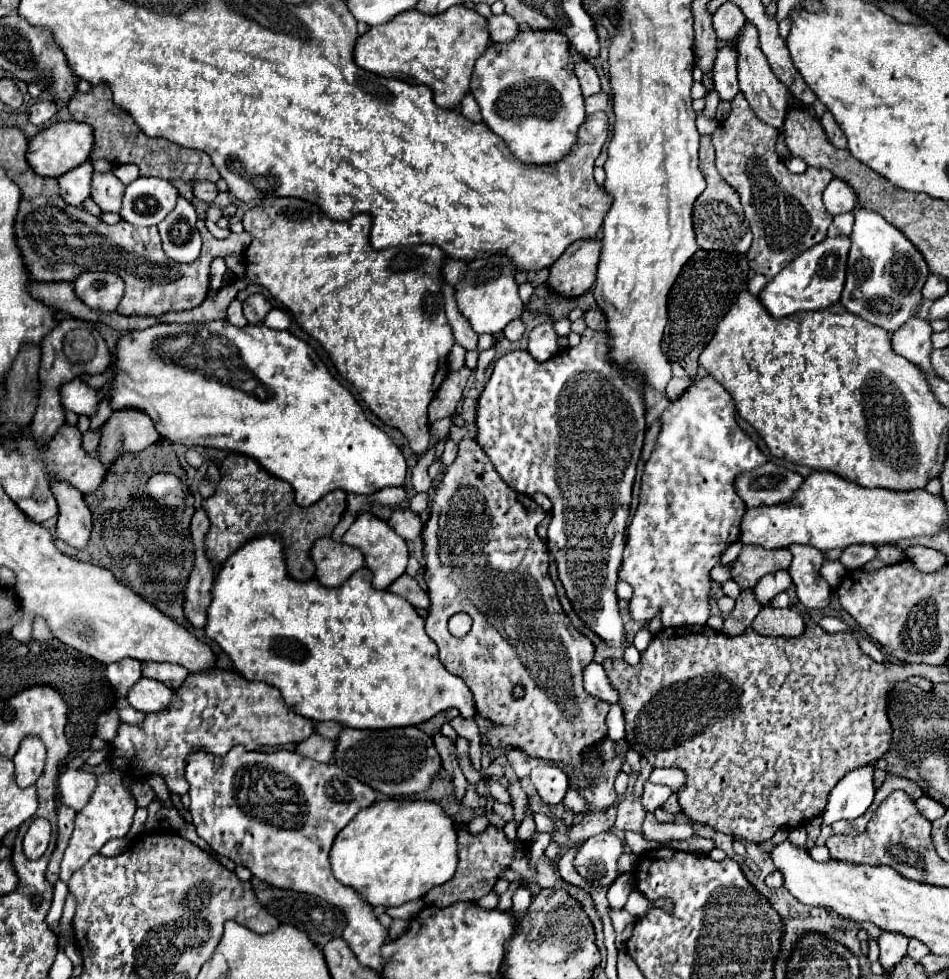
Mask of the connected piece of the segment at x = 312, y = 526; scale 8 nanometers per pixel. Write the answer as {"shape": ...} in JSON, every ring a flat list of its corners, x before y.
{"shape":[[228,453,222,463,222,479,216,487,216,493,204,499,202,507,208,513,210,529,204,537,204,551,210,563,220,567,234,551,256,537,264,535,278,535,284,547,286,557,286,571,288,577,294,581,310,581,314,577,314,563,310,559,310,549,316,539,328,537,328,533,336,527,340,517,346,511,346,493,336,489,322,497,318,503,312,505,312,519,308,509,298,507,294,503,292,487,264,471,254,459]]}

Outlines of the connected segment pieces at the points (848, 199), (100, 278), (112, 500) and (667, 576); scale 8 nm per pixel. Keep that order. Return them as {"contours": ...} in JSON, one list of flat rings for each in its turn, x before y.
{"contours":[[[832,179,824,191,824,205,830,215,850,213,858,205,858,197,848,183,840,179]],[[84,273,74,281,74,289,90,309,110,313,124,295,124,281,116,273]],[[164,439,146,447,140,453,124,453,106,471,100,487,86,495,86,505,92,513,92,535,84,549,74,549,68,543,56,539,56,547,66,555,106,567,116,579,134,589,140,597,156,605,168,617,182,621,188,629,194,629,182,613,184,589,194,567,194,543,190,537,190,519,194,515,194,497,184,483,184,503,180,507,168,507,154,501,146,493,146,481,156,473,174,473,186,477,172,445]],[[706,375,694,387,686,389,678,401,672,401,670,407,660,415,660,433,652,457,644,467,640,503,626,529,626,547,618,573,618,577,630,583,634,589,630,615,636,621,660,617,664,627,682,627,706,625,710,617,710,569,718,565,722,551,738,541,740,521,746,513,746,505,736,495,732,481,736,479,736,473,766,463,764,453,738,427,734,413,736,407,728,391,724,391,718,381]]]}

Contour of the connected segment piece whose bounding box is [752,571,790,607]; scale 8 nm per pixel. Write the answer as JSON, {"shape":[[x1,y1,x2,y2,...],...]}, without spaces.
{"shape":[[780,571,780,573,772,573,772,575,762,577,752,591,754,591,756,601,758,601,762,607,768,607,770,601,772,601,778,593,786,591,788,587,790,587,790,577,788,577,786,571]]}

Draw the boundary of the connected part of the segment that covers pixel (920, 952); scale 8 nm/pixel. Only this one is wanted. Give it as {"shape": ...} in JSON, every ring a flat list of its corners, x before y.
{"shape":[[910,939,910,943,908,943,908,951,906,951,906,957,910,957,910,959,914,959,914,961,920,961,920,957,926,957,930,951,928,951,928,947,924,945,924,943,920,943,920,941,916,941,916,939]]}

